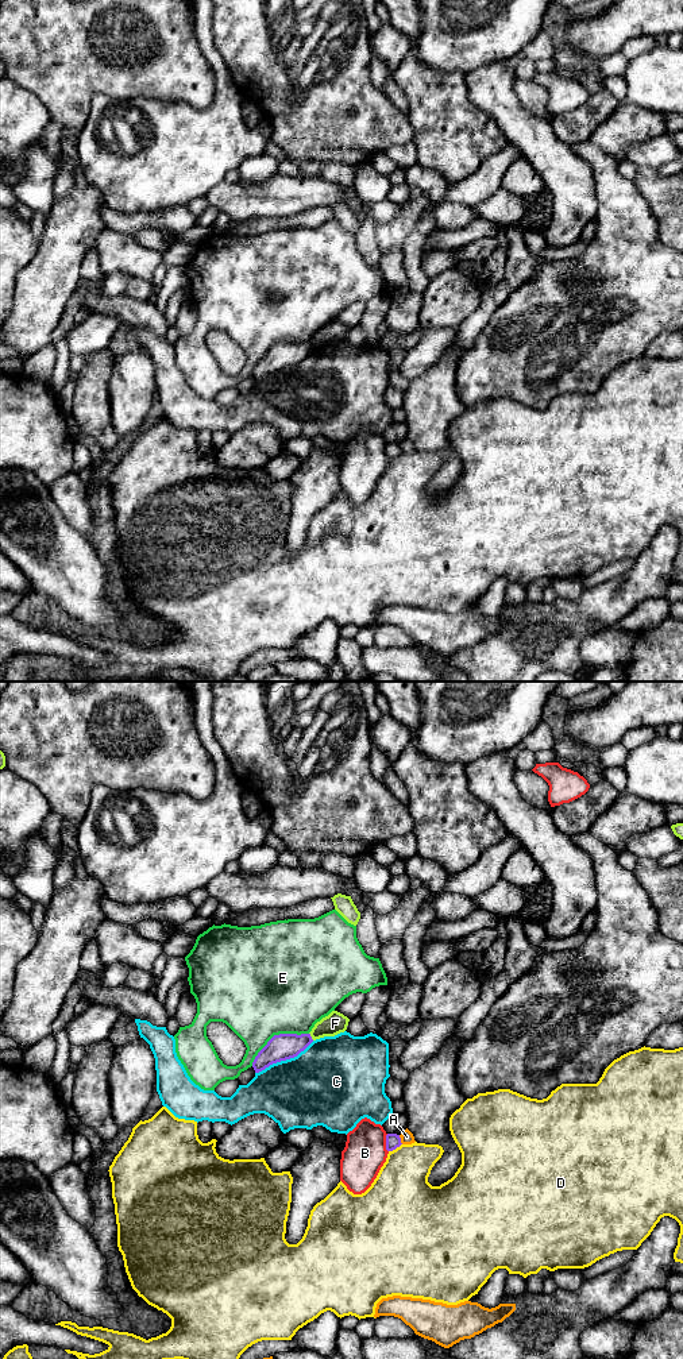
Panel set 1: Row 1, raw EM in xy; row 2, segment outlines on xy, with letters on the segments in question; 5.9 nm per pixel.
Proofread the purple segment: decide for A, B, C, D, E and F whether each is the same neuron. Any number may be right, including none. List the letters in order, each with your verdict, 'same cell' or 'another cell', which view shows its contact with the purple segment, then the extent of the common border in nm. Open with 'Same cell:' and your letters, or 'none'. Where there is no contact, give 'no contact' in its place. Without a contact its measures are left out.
Same cell: none
A: another cell; contact in xy; length 60 nm
B: another cell; contact in xy; length 110 nm
C: another cell; contact in xy; length 400 nm
D: another cell; contact in xy; length 90 nm
E: another cell; contact in xy; length 400 nm
F: another cell; contact in xy; length 50 nm

